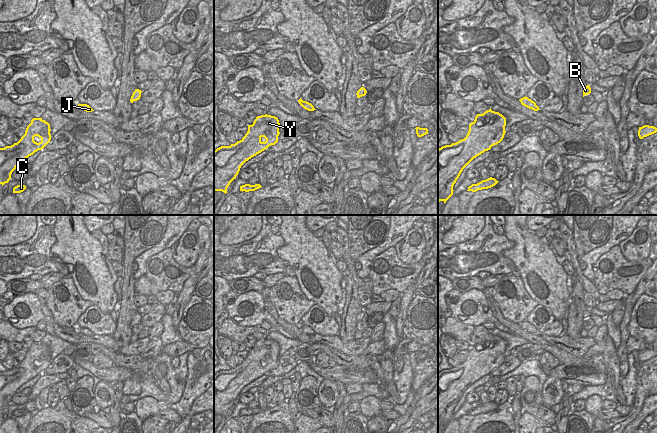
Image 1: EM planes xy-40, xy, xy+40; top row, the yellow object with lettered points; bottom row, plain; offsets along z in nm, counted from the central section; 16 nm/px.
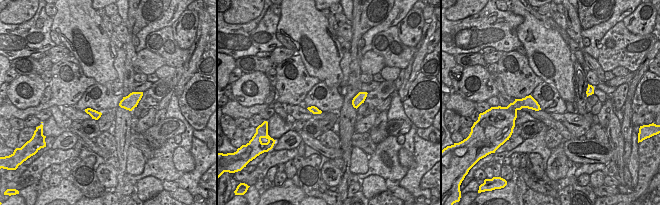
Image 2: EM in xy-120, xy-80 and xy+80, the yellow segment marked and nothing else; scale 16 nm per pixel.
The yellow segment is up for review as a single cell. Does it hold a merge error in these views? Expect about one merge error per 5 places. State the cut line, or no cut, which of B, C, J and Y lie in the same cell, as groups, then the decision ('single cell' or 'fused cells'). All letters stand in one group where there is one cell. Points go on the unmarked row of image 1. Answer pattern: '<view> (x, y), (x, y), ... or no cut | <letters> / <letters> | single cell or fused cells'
no cut | B C J Y | single cell

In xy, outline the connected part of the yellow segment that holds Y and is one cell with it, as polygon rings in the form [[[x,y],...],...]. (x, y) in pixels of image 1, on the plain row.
[[[257,340],[253,348],[248,349],[248,355],[240,365],[214,374],[214,415],[226,418],[241,390],[278,366],[279,350],[279,344],[275,340]]]

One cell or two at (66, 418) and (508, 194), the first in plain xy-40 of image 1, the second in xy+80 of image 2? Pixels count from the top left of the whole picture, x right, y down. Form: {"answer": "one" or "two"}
{"answer": "one"}

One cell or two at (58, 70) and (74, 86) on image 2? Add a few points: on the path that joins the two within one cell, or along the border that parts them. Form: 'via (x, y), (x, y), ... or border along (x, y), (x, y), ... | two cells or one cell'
via (63, 75), (63, 80), (69, 83) | one cell

